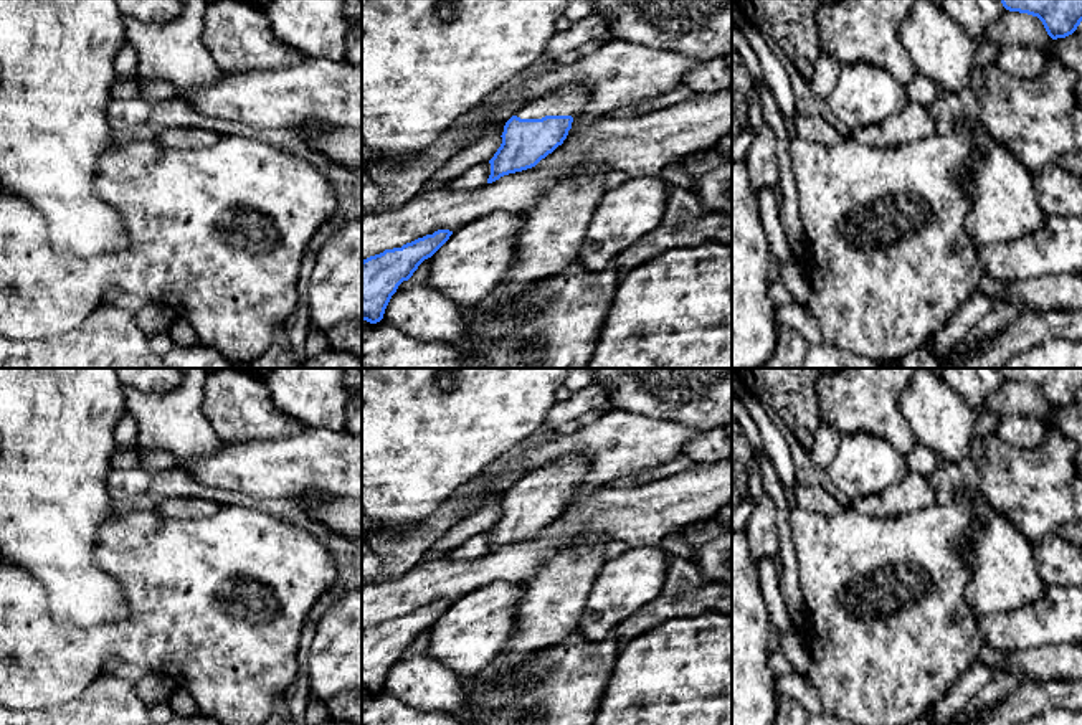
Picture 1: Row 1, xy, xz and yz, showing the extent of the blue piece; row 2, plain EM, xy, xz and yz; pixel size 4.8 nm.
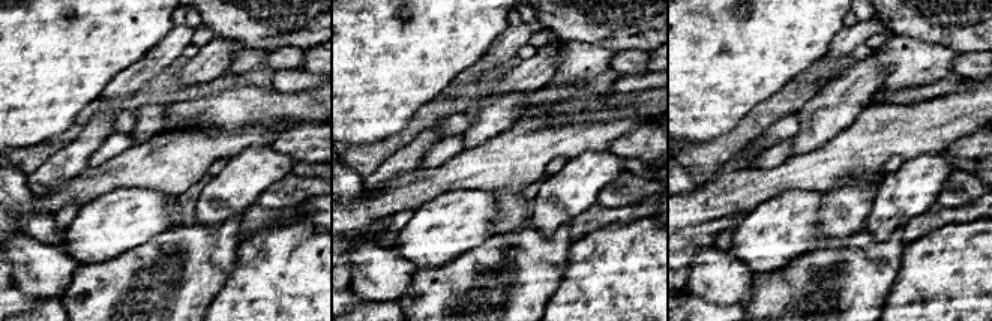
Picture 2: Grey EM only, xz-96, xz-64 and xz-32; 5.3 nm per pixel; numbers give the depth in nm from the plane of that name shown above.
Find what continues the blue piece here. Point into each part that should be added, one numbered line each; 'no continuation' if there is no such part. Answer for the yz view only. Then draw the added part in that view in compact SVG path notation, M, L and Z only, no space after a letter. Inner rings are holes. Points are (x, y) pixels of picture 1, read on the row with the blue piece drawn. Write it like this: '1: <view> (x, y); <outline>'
no continuation

